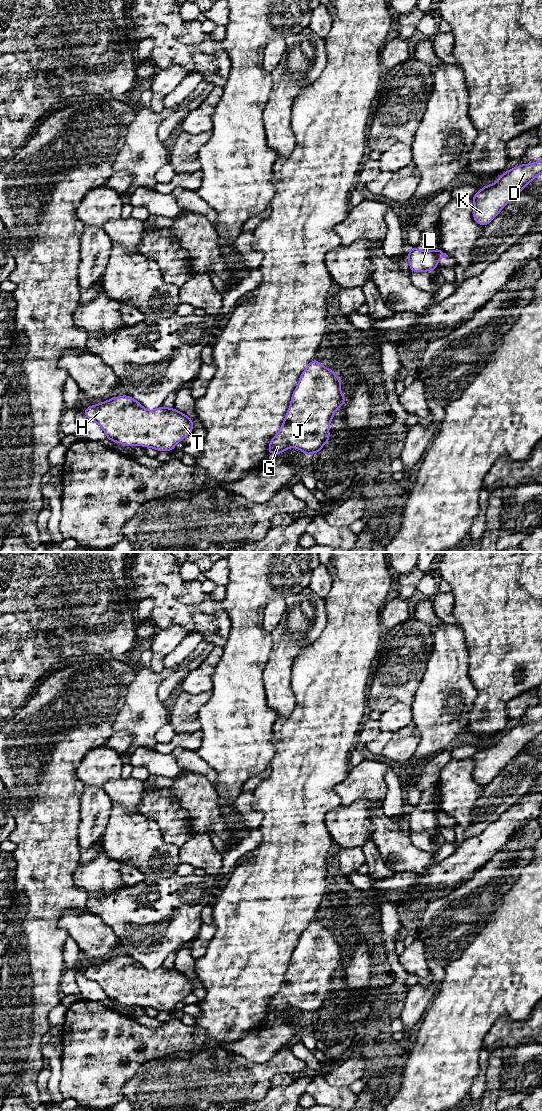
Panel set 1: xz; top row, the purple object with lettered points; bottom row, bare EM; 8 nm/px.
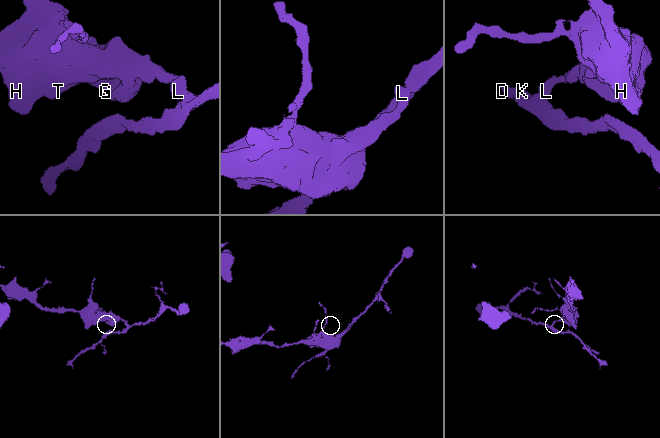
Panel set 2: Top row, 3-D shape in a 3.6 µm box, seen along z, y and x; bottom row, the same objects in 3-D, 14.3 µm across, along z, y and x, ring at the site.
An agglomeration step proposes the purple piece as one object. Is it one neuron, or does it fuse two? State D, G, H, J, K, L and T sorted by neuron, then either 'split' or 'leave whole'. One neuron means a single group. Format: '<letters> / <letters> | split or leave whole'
D K / G H J L T | split

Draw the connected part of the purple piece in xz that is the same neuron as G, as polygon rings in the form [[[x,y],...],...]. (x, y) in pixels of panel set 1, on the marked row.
[[[315,358],[302,372],[298,385],[292,393],[291,404],[286,413],[279,432],[270,440],[268,452],[270,455],[283,453],[288,448],[298,448],[307,457],[311,453],[321,452],[321,447],[329,443],[329,425],[333,419],[334,412],[344,405],[346,397],[341,393],[340,383],[342,379],[335,375],[335,371],[324,367]]]

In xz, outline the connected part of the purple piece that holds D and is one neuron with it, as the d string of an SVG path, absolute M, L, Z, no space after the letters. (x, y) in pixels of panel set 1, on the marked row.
M542 159L514 167L504 172L496 183L483 186L472 196L475 203L474 221L482 226L488 225L527 184L541 173Z

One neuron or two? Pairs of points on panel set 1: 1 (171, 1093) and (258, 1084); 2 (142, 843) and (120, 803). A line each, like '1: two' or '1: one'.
1: one
2: one

